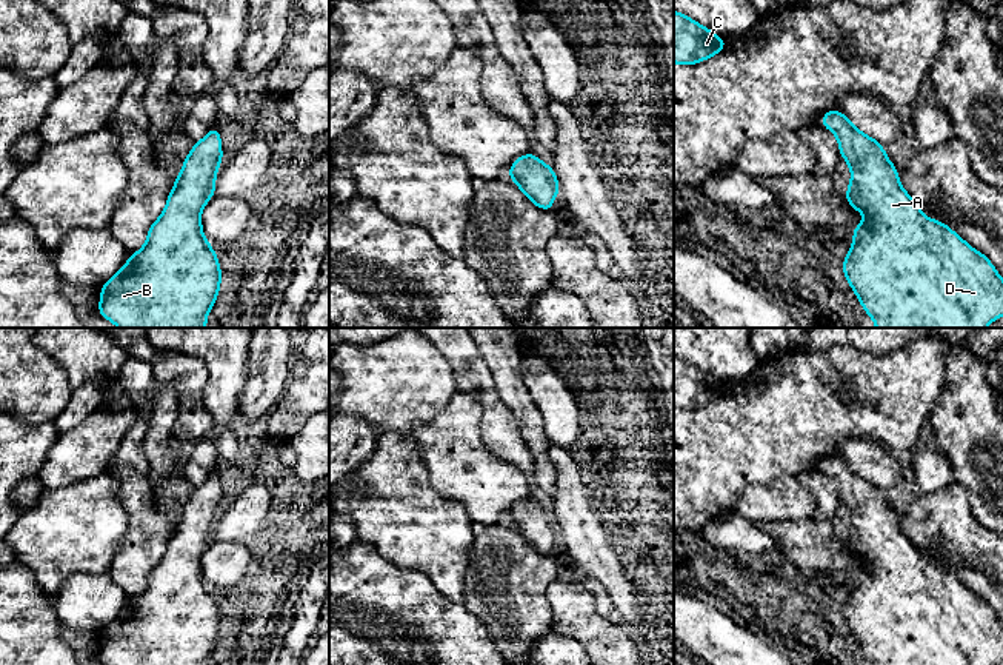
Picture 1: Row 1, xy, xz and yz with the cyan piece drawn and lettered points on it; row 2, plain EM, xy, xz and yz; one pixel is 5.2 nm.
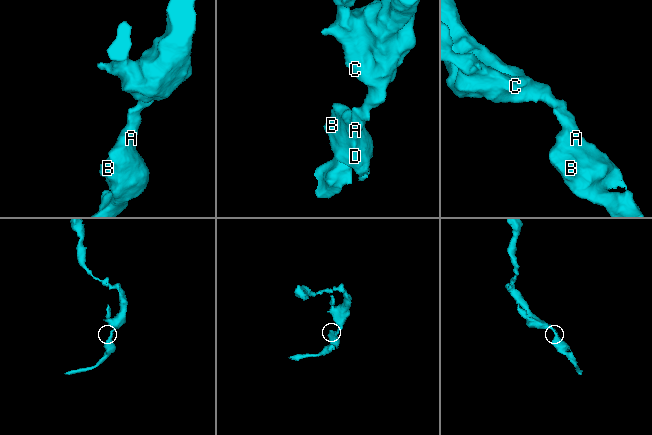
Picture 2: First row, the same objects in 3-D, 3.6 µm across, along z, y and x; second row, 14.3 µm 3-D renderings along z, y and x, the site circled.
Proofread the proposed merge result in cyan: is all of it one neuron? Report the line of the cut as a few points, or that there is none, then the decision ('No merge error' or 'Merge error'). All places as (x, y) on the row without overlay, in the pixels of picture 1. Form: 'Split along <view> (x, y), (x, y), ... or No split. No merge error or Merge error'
No split. No merge error

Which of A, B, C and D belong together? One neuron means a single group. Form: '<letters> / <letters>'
A B C D

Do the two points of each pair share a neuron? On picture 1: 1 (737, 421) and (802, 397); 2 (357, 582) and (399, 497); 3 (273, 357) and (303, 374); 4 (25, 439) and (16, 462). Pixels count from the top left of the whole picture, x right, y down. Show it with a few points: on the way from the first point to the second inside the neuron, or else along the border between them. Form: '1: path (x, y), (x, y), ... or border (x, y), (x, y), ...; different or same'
1: path (753, 421), (779, 421), (786, 413); same
2: border (357, 539), (371, 544), (382, 556), (403, 567); different
3: border (291, 368), (288, 384), (277, 402); different
4: path (22, 445), (16, 456); same

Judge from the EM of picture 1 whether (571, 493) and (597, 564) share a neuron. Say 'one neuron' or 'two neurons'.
one neuron

